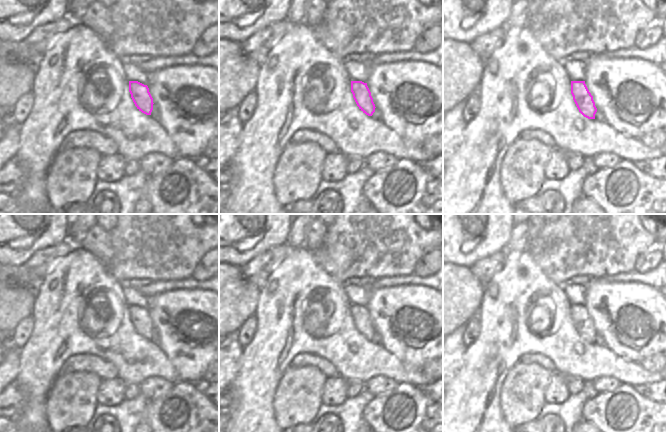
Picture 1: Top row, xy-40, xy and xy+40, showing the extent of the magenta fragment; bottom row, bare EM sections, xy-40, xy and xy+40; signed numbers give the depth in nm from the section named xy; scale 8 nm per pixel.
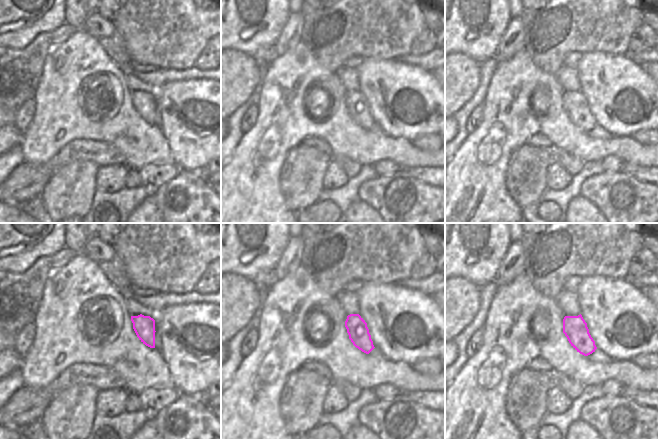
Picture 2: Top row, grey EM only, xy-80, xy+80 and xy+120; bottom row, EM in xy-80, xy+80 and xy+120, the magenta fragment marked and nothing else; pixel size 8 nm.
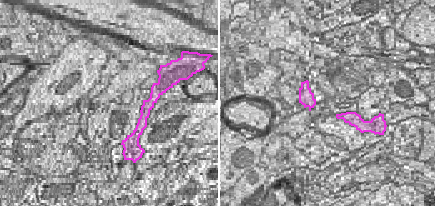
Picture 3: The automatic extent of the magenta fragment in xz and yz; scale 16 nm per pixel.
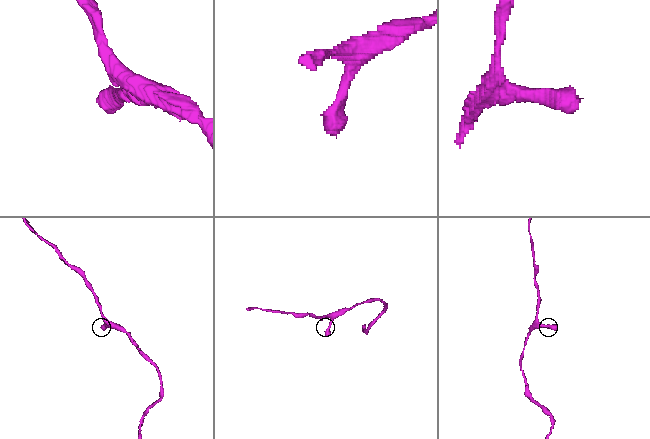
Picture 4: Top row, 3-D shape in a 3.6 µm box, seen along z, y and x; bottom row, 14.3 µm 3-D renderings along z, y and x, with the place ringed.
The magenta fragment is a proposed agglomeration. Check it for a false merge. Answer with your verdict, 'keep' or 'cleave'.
keep

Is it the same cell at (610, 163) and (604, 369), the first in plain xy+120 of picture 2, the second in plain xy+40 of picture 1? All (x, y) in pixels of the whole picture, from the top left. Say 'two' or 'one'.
two

